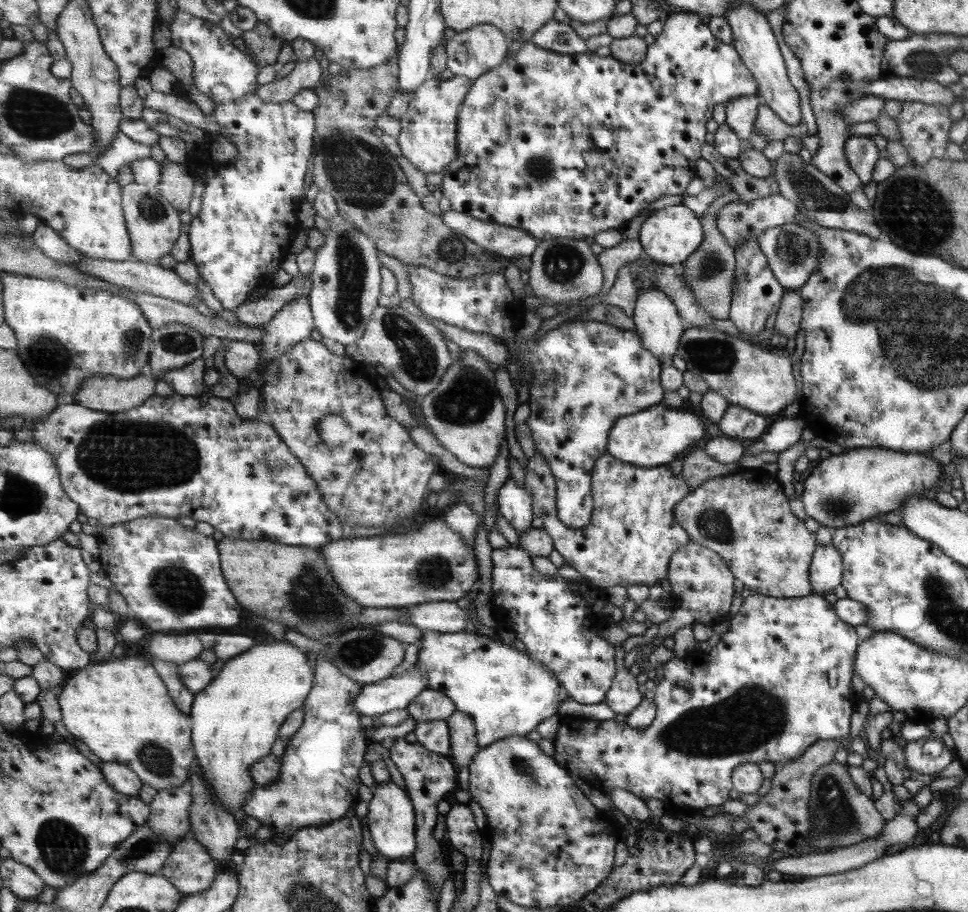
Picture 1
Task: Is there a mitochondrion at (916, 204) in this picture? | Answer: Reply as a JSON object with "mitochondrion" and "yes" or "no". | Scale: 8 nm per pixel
{"mitochondrion":"yes"}

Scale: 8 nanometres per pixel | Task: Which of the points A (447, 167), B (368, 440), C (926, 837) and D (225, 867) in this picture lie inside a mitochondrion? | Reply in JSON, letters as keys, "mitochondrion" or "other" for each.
{"A":"other","B":"other","C":"other","D":"other"}

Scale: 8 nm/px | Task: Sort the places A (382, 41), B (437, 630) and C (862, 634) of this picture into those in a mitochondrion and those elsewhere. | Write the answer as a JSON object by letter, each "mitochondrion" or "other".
{"A":"other","B":"other","C":"other"}

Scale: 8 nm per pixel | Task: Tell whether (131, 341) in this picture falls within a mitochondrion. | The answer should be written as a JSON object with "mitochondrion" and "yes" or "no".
{"mitochondrion":"yes"}

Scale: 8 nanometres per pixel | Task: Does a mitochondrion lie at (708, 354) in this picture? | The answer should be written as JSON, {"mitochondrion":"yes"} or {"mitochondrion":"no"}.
{"mitochondrion":"yes"}

